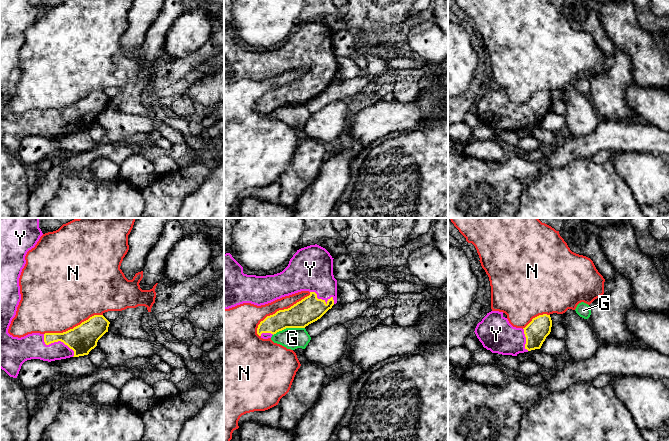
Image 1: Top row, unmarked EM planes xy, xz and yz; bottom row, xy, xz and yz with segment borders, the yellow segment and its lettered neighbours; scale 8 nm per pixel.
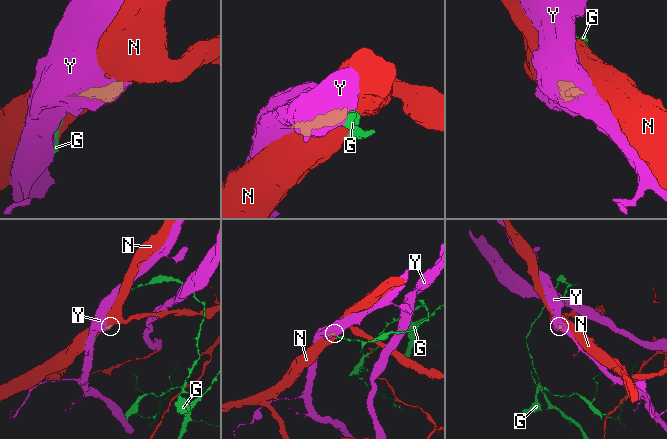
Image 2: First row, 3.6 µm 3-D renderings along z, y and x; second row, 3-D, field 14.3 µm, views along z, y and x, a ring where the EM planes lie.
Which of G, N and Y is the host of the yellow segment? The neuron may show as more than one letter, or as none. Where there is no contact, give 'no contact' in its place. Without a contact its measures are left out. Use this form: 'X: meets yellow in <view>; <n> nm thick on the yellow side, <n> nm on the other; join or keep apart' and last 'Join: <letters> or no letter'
G: meets yellow in xz; 200 nm thick on the yellow side, 180 nm on the other; keep apart
N: meets yellow in xz; 200 nm thick on the yellow side, 190 nm on the other; keep apart
Y: meets yellow in xy; 220 nm thick on the yellow side, 200 nm on the other; join
Join: Y

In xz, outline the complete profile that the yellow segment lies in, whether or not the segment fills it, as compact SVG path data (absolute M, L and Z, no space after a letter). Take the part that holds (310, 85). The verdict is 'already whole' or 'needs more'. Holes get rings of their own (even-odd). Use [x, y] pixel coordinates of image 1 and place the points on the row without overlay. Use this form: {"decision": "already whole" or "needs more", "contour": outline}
{"decision": "needs more", "contour": "M317 20L310 21L297 26L282 48L274 51L256 52L244 50L243 43L230 29L226 29L224 30L224 85L243 79L261 82L285 72L309 67L309 72L290 84L267 92L258 101L257 110L263 115L268 115L286 104L305 104L320 95L337 79L337 56L333 51L333 35L325 24Z"}

